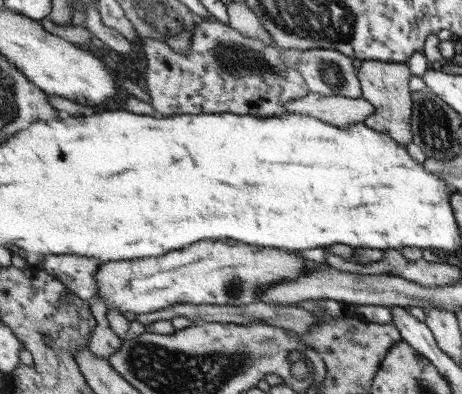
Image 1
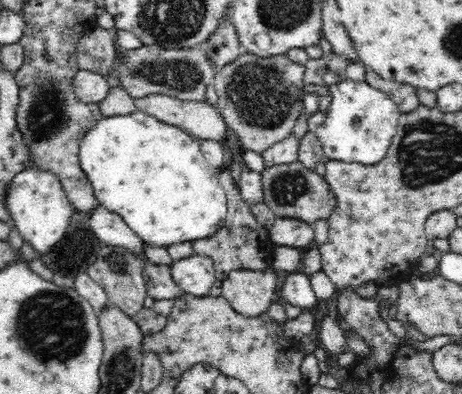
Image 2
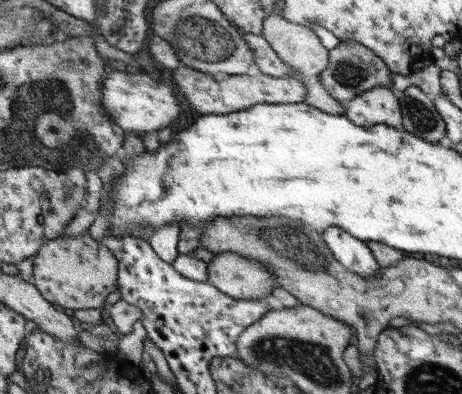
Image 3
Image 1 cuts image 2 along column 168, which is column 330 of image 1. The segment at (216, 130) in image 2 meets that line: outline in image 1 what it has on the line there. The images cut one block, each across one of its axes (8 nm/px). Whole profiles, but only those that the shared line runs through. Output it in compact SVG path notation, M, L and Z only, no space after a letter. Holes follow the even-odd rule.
M311 92L309 96L297 98L287 104L289 114L313 116L325 124L347 130L357 124L365 124L373 114L375 106L367 98L343 98L343 96L323 96Z

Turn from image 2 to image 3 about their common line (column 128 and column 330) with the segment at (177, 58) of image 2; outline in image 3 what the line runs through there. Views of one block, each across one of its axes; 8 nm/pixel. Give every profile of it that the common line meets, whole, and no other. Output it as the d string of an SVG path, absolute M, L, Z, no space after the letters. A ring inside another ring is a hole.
M347 40L341 42L335 50L331 50L331 60L329 60L329 68L321 74L325 88L339 100L339 102L351 102L357 96L361 96L363 92L369 92L377 86L385 86L385 88L393 88L391 82L391 68L367 46L355 42L355 40Z

